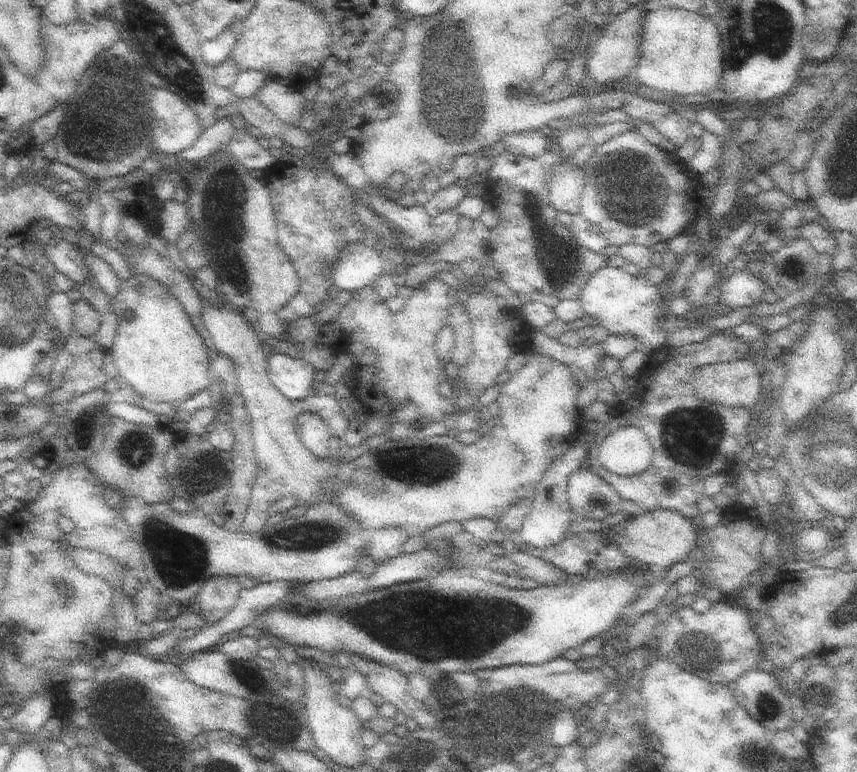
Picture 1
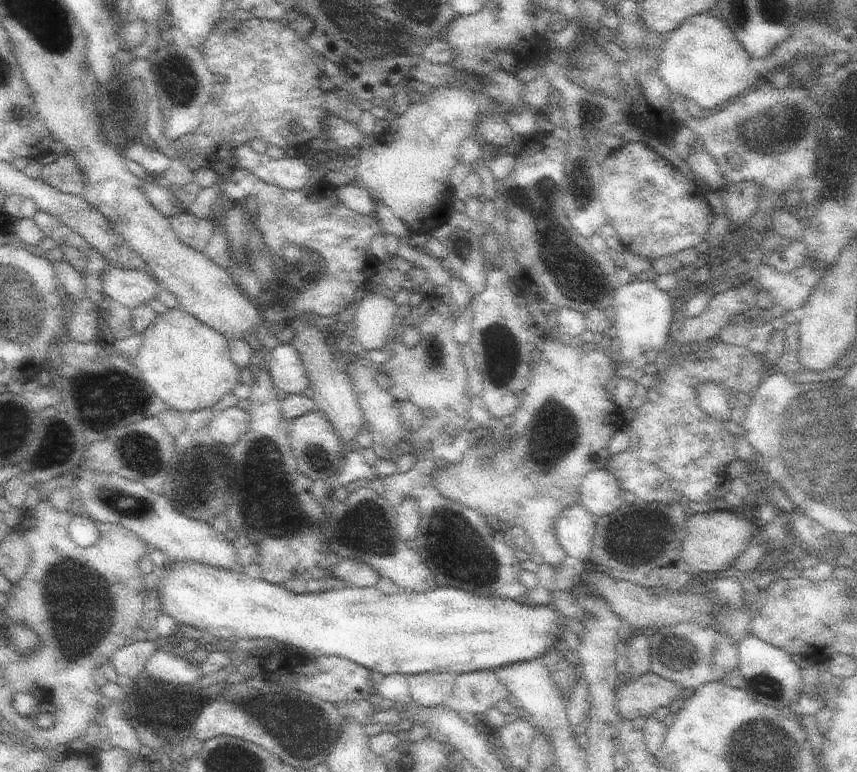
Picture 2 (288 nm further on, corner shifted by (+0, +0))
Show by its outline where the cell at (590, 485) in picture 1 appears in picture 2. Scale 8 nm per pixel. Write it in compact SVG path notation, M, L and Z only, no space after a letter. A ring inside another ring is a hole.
M595 470L579 482L579 504L593 518L603 518L623 506L623 490L607 470Z

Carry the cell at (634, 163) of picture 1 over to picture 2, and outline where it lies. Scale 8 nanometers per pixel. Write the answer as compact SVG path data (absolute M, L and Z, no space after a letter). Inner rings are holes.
M625 142L601 162L599 196L607 216L629 252L647 260L675 258L685 248L695 248L707 238L715 214L705 202L699 186L679 172L643 142Z

